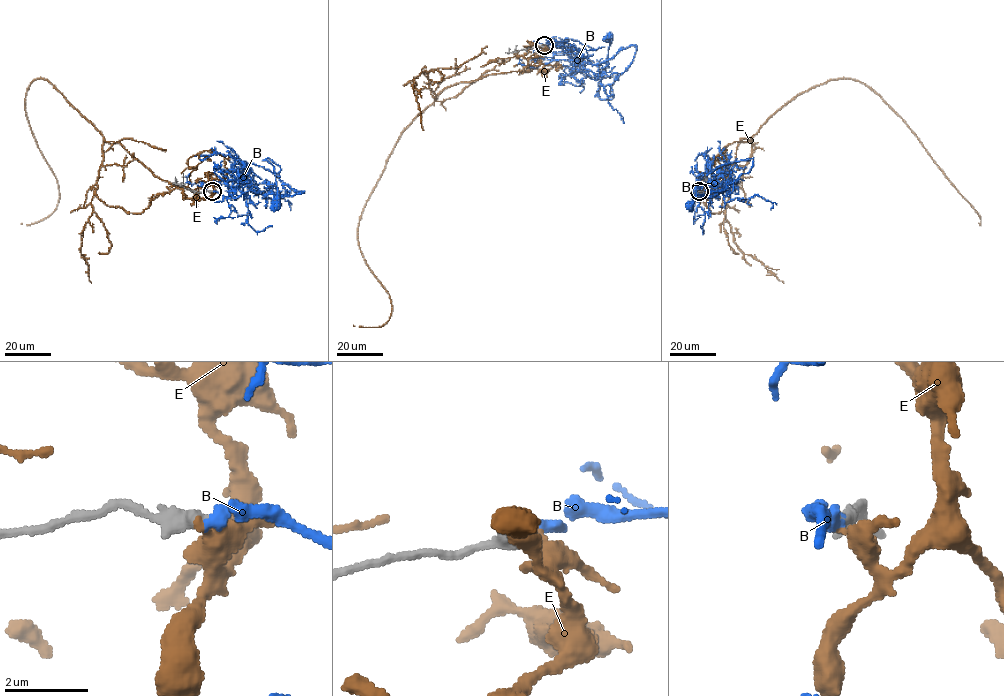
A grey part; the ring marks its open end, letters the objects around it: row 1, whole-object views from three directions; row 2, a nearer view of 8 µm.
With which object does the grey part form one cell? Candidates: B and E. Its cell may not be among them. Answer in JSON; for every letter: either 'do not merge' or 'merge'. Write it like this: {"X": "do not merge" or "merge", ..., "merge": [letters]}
{"B": "merge", "E": "do not merge", "merge": ["B"]}

